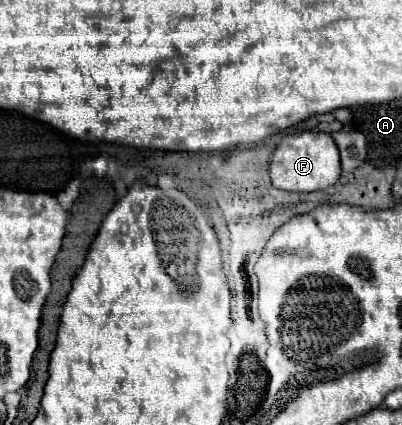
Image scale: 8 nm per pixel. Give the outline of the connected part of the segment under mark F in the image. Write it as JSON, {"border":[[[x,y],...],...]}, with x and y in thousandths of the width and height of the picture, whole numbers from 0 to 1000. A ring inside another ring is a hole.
{"border":[[[751,311],[706,320],[672,381],[672,419],[682,442],[716,452],[786,452],[831,438],[846,419],[846,362],[811,311]]]}

